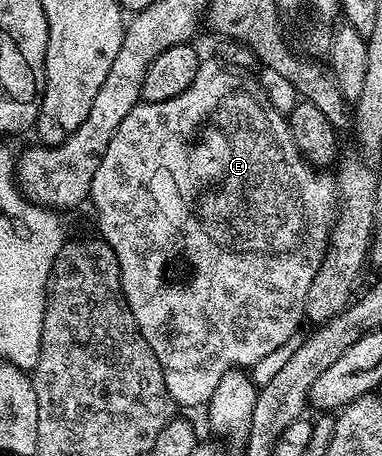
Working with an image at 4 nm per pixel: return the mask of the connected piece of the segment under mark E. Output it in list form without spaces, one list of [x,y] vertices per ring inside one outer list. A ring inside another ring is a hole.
[[[204,59],[200,63],[193,82],[175,98],[164,100],[143,100],[129,115],[125,122],[117,126],[117,134],[113,134],[113,142],[109,142],[109,150],[105,150],[105,158],[101,158],[101,166],[97,166],[97,174],[93,174],[90,203],[95,203],[99,211],[98,235],[117,254],[121,266],[121,282],[123,293],[127,299],[129,310],[141,330],[141,334],[157,354],[157,362],[161,362],[161,370],[165,374],[165,386],[180,409],[195,408],[206,405],[217,384],[227,371],[235,369],[254,369],[265,354],[273,354],[277,346],[285,346],[285,342],[296,339],[295,331],[299,323],[304,323],[307,311],[307,295],[317,270],[321,270],[321,262],[327,253],[327,243],[331,237],[331,226],[335,222],[337,211],[337,180],[327,170],[317,170],[303,156],[297,142],[293,140],[288,117],[278,112],[269,102],[265,90],[258,79],[246,71],[232,68],[222,59]],[[173,254],[191,254],[195,266],[195,278],[183,290],[177,286],[165,286],[161,280],[163,264],[167,256]]]

